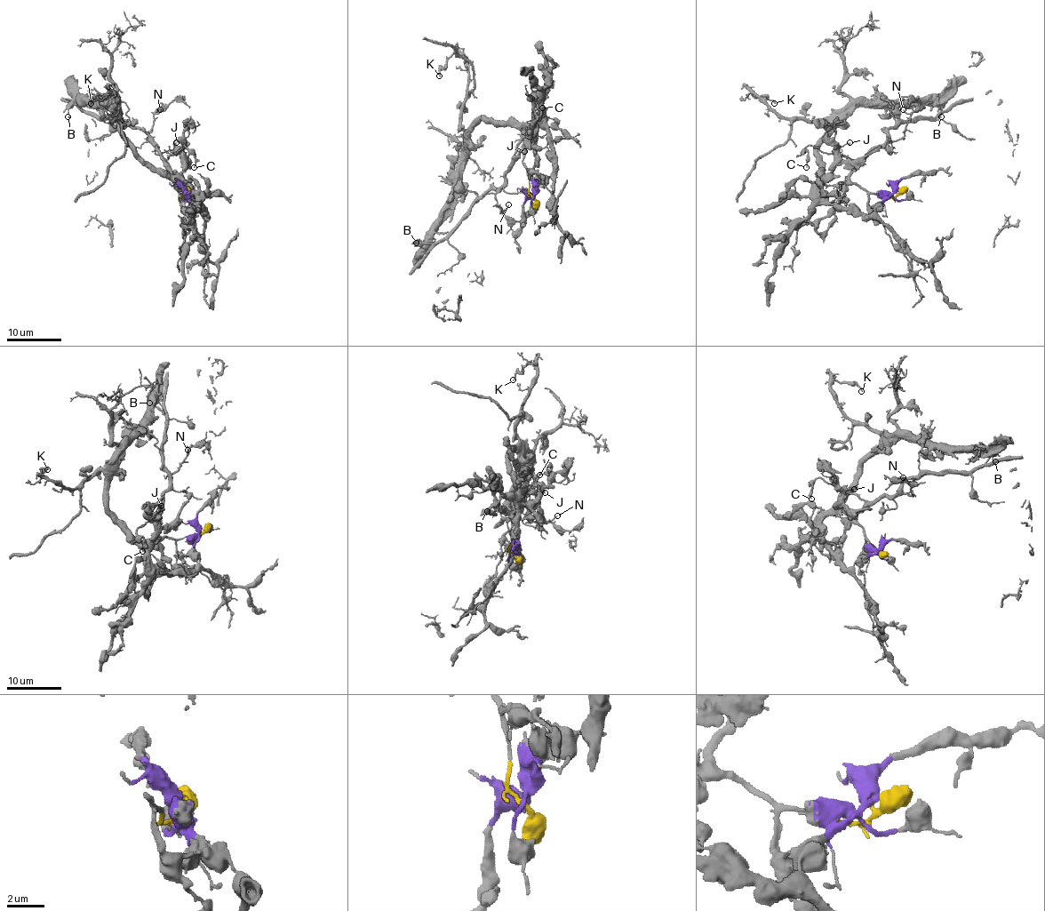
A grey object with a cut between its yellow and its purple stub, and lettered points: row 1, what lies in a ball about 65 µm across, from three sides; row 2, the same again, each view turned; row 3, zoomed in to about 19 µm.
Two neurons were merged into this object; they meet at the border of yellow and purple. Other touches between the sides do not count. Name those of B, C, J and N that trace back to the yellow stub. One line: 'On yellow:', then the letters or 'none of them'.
On yellow: B, C, J, N

